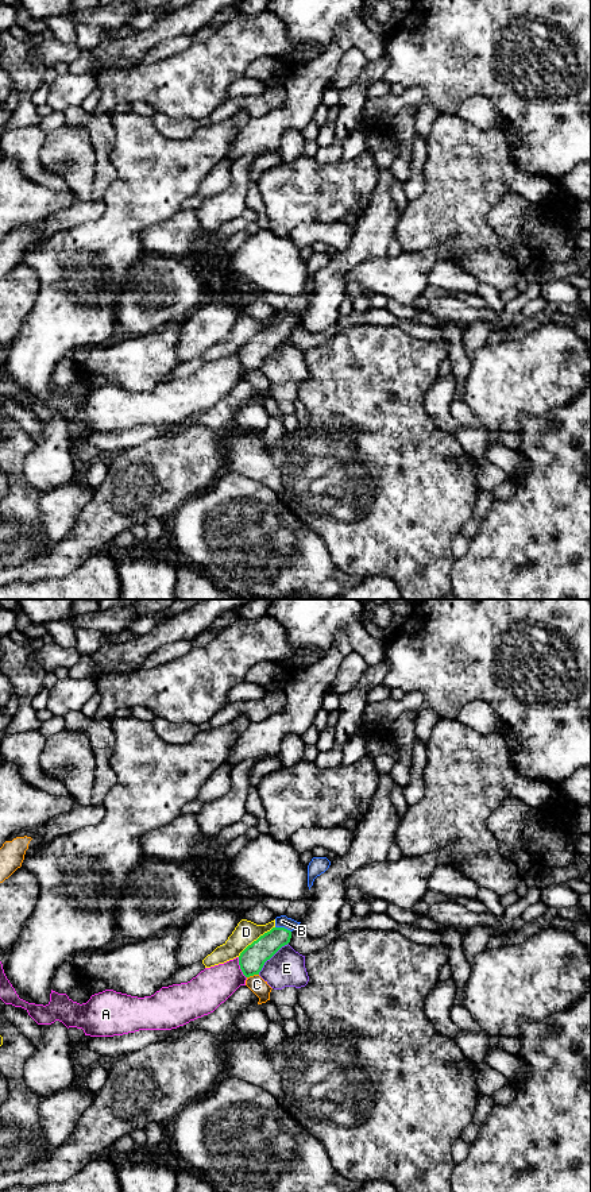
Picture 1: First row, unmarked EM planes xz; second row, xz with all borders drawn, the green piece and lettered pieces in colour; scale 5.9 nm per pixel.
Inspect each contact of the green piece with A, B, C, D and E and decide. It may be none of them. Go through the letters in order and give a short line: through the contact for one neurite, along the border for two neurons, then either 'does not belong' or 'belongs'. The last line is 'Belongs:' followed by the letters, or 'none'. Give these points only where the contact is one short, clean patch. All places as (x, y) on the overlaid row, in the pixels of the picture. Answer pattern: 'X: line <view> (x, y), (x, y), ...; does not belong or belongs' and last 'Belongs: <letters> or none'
A: does not belong
B: line xz (254, 956), (284, 928), (282, 921); belongs
C: line xz (258, 973), (247, 978); does not belong
D: does not belong
E: line xz (288, 942), (265, 963), (258, 973); does not belong
Belongs: B

